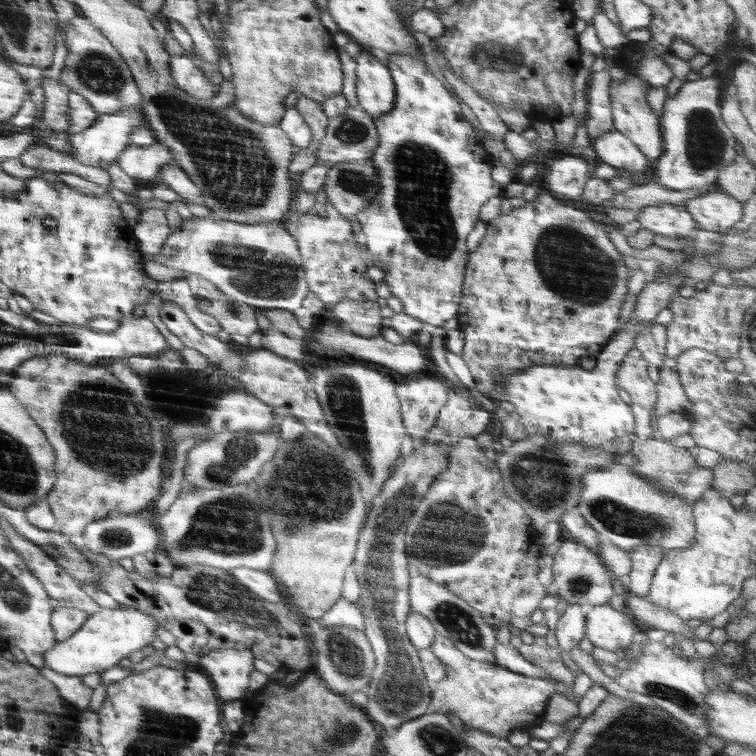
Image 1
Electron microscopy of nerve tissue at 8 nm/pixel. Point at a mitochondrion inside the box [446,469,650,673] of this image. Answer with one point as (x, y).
(578, 584)

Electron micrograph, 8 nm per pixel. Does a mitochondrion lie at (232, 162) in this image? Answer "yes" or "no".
yes

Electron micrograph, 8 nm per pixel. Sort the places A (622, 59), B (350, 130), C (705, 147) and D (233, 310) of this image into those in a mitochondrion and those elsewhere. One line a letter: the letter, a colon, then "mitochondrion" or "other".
A: other
B: mitochondrion
C: mitochondrion
D: mitochondrion

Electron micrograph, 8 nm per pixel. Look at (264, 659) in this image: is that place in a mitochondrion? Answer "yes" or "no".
no

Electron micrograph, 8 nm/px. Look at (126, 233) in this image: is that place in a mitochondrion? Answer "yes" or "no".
no

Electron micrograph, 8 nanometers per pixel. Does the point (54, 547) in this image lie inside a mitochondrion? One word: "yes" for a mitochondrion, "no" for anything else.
yes

